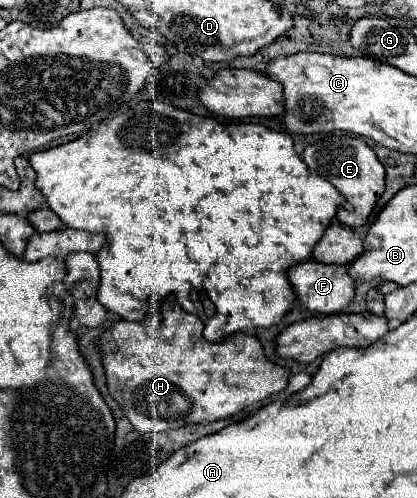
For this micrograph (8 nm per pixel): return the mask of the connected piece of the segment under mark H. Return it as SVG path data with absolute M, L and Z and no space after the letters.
M165 298L161 304L163 322L115 322L101 334L101 348L105 352L103 366L111 396L119 402L125 416L137 432L165 432L167 428L181 428L187 424L209 424L241 412L245 406L261 402L277 394L289 384L289 368L265 360L261 342L245 332L237 332L223 342L207 342L203 338L203 322L199 316L185 312L175 298Z

